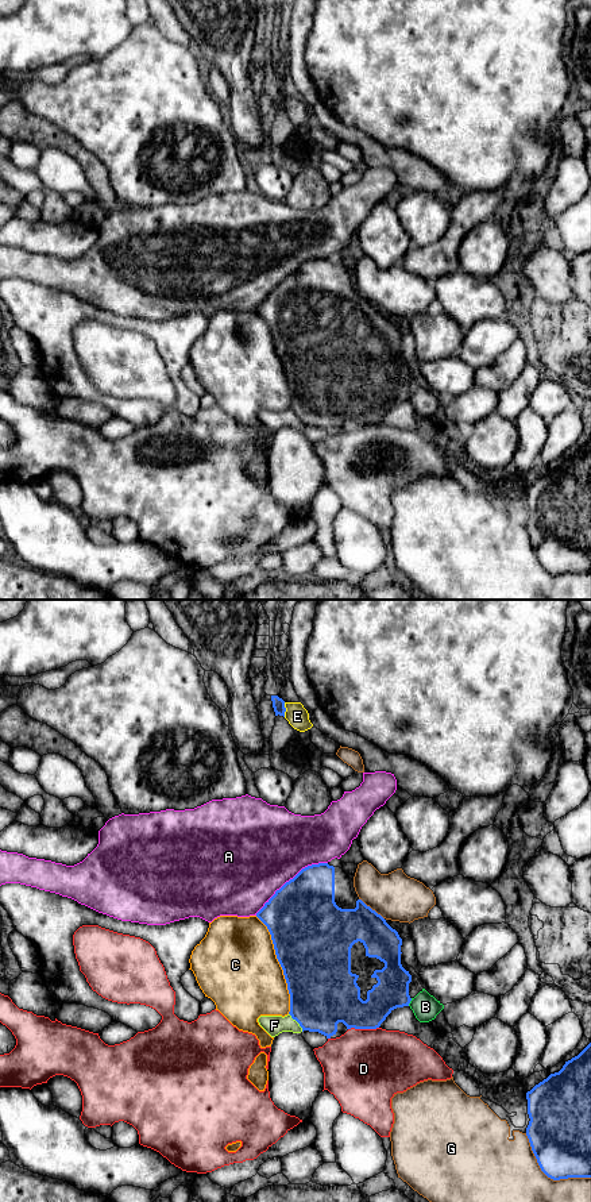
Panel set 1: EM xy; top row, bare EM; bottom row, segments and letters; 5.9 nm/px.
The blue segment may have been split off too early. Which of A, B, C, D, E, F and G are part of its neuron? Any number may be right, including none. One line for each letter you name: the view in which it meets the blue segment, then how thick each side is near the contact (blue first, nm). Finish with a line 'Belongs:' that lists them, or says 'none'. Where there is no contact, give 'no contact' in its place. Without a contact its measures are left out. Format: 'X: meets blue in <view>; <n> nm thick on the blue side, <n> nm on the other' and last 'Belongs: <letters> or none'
Belongs: none

